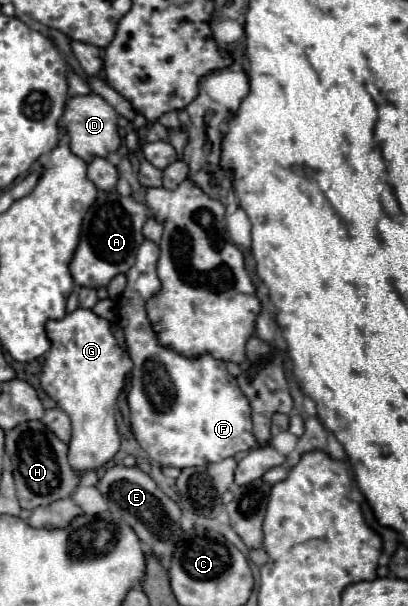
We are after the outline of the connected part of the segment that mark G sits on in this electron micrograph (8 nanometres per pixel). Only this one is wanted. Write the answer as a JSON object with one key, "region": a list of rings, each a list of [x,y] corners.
{"region":[[[77,308],[61,320],[45,324],[51,350],[41,372],[43,390],[69,414],[73,436],[69,442],[69,462],[79,472],[99,468],[119,450],[119,434],[115,426],[115,402],[125,386],[133,360],[117,344],[111,322],[99,318],[89,308]]]}

